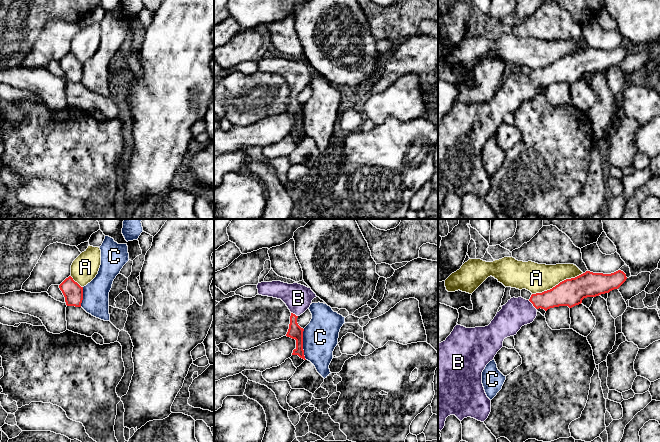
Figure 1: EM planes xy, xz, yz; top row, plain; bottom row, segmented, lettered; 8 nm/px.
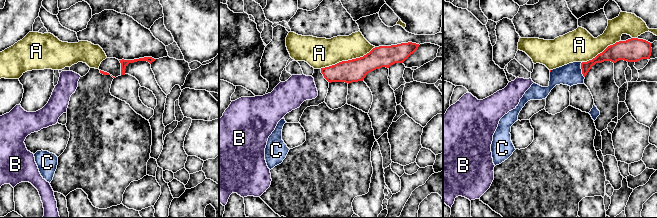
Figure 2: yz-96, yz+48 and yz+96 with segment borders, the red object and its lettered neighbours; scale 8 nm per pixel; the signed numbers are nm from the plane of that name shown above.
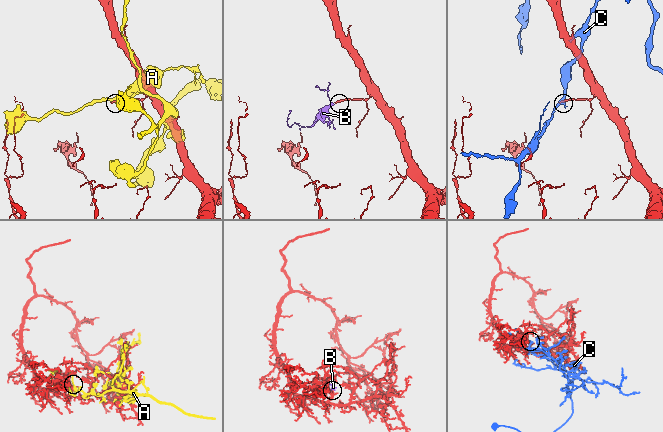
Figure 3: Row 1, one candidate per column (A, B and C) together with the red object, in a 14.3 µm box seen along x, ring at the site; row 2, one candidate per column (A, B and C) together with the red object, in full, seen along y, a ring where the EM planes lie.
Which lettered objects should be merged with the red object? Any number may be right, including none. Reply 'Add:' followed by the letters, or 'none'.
Add: B

